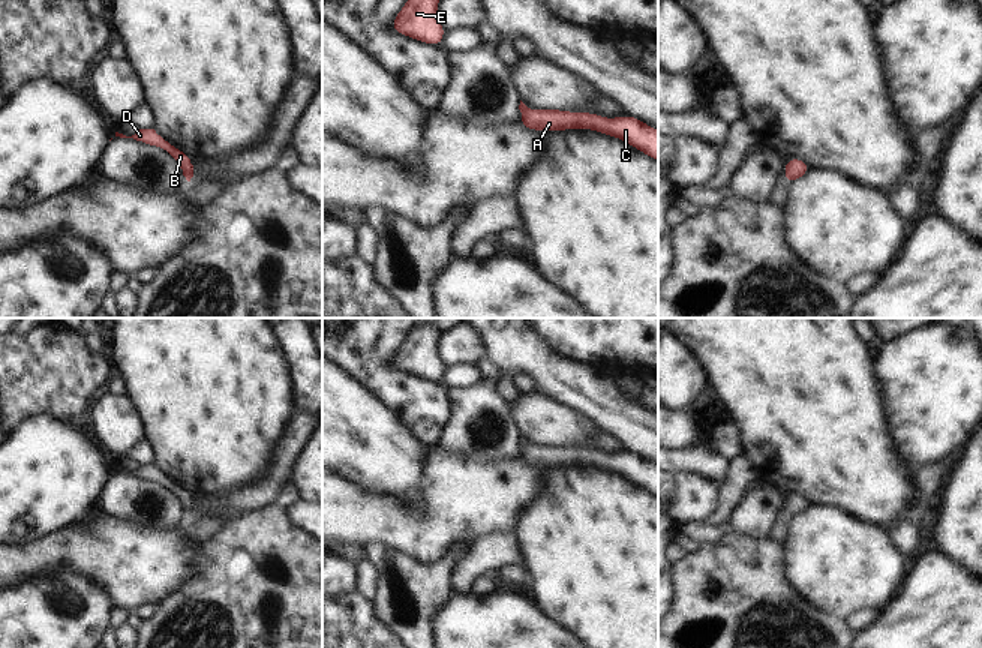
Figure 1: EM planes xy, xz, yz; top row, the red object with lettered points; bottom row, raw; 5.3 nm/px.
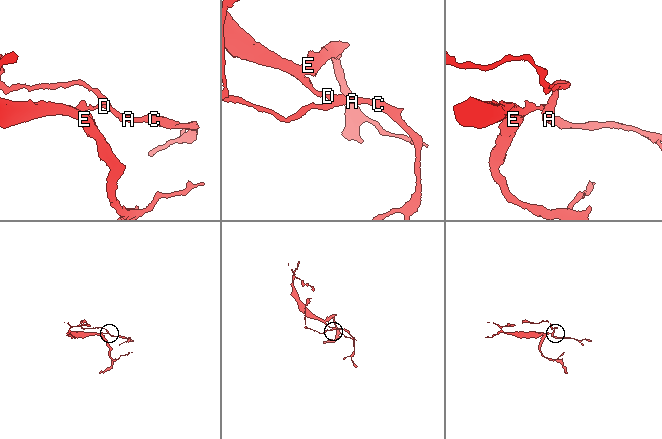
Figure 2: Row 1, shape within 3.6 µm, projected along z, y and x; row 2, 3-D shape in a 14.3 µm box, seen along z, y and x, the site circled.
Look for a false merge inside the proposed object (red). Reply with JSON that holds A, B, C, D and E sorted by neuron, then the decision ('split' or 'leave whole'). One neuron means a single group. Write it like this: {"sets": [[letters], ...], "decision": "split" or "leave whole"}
{"sets": [["A", "C"], ["B", "D", "E"]], "decision": "split"}

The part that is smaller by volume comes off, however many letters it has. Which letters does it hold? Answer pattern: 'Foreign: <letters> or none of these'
Foreign: A, C

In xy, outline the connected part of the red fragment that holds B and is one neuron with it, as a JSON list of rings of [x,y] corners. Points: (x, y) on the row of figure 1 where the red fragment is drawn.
[[[139,129],[135,135],[126,136],[123,134],[115,132],[115,136],[120,138],[133,138],[142,144],[154,146],[166,153],[169,153],[175,162],[180,165],[183,176],[187,182],[192,178],[193,165],[192,158],[189,158],[186,153],[183,153],[178,147],[162,138],[154,129]]]

